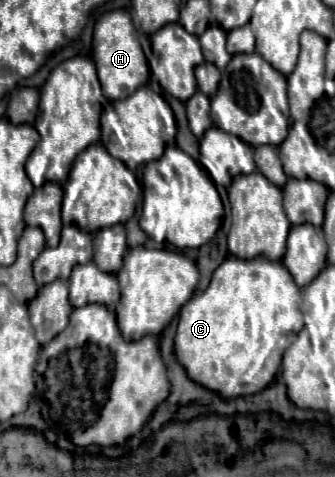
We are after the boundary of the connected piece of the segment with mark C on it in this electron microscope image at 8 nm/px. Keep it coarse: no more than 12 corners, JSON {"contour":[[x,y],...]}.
{"contour":[[226,258],[174,354],[222,398],[284,382],[306,330],[282,262]]}

